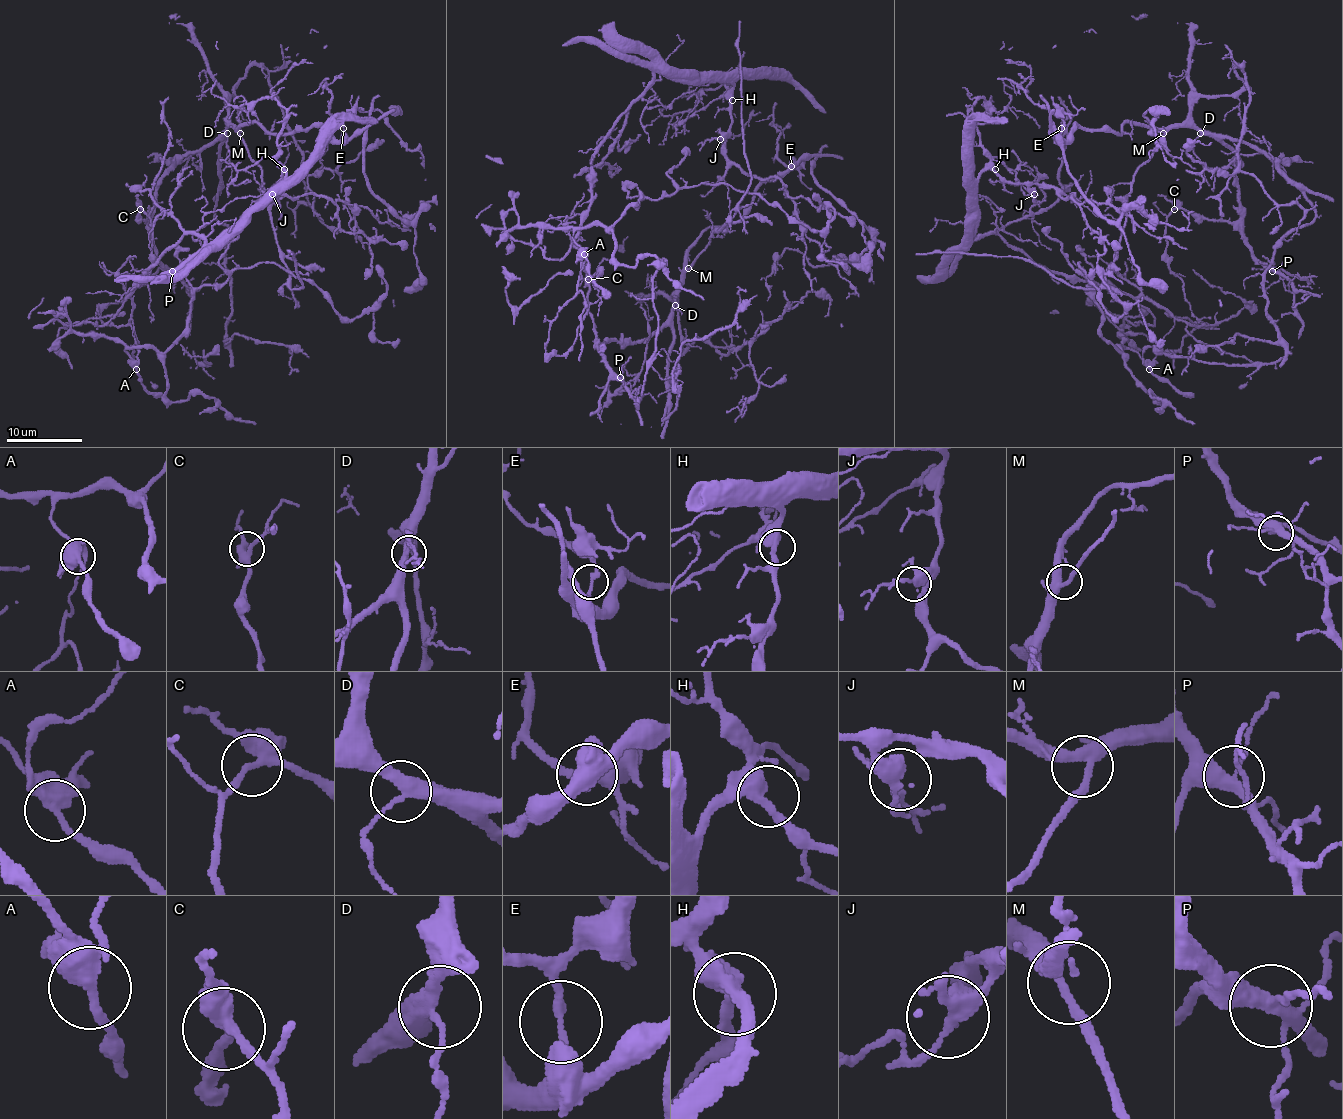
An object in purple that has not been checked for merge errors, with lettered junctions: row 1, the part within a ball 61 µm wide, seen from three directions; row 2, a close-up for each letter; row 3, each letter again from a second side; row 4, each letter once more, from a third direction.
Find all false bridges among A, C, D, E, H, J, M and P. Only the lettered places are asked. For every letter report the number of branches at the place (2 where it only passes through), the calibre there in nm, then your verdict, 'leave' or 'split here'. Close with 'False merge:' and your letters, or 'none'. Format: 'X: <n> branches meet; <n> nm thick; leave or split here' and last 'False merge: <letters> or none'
A: 2 branches meet; 480 nm thick; leave
C: 3 branches meet; 280 nm thick; leave
D: 3 branches meet; 320 nm thick; leave
E: 2 branches meet; 220 nm thick; split here
H: 2 branches meet; 440 nm thick; leave
J: 3 branches meet; 360 nm thick; leave
M: 3 branches meet; 320 nm thick; leave
P: 3 branches meet; 320 nm thick; leave
False merge: E

